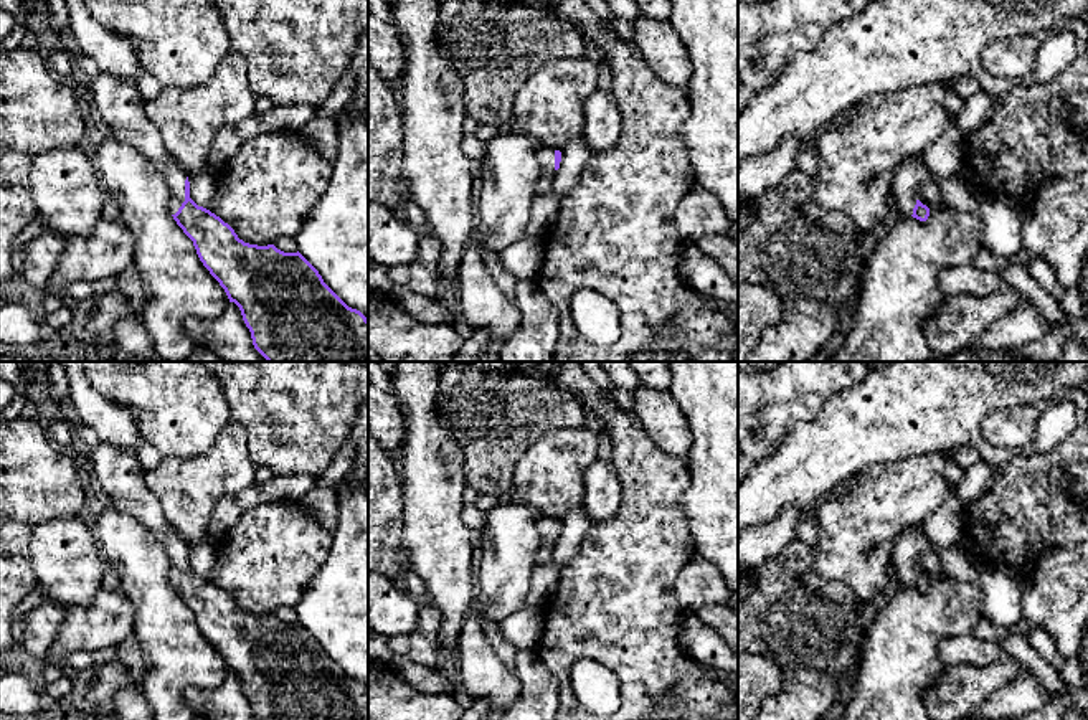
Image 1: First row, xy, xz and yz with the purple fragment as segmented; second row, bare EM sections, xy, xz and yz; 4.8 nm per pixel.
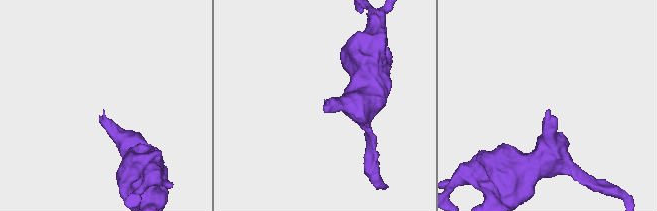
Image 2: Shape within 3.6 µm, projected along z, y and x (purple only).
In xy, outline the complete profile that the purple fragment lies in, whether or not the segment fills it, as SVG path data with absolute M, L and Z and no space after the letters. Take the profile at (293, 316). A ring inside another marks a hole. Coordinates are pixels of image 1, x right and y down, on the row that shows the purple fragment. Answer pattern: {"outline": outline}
{"outline": "M101 71L88 92L111 135L135 147L158 168L170 190L173 220L193 241L200 261L229 302L239 307L254 348L267 362L368 362L368 319L348 307L299 251L244 243L228 223L190 198L187 172L167 152L160 132L145 116L135 84Z"}

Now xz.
{"outline": "M538 147L537 160L540 163L543 177L553 178L560 168L561 152L548 147Z"}

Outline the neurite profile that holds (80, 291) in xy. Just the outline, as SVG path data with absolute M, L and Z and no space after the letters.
M79 281L79 282L74 282L74 284L68 289L66 299L68 299L71 304L78 304L78 302L86 301L86 299L91 297L92 294L94 294L94 284L92 284L92 282L88 282L88 281Z

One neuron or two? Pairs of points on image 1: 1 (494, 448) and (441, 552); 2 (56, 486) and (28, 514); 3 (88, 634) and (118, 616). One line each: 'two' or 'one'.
1: two
2: one
3: one

